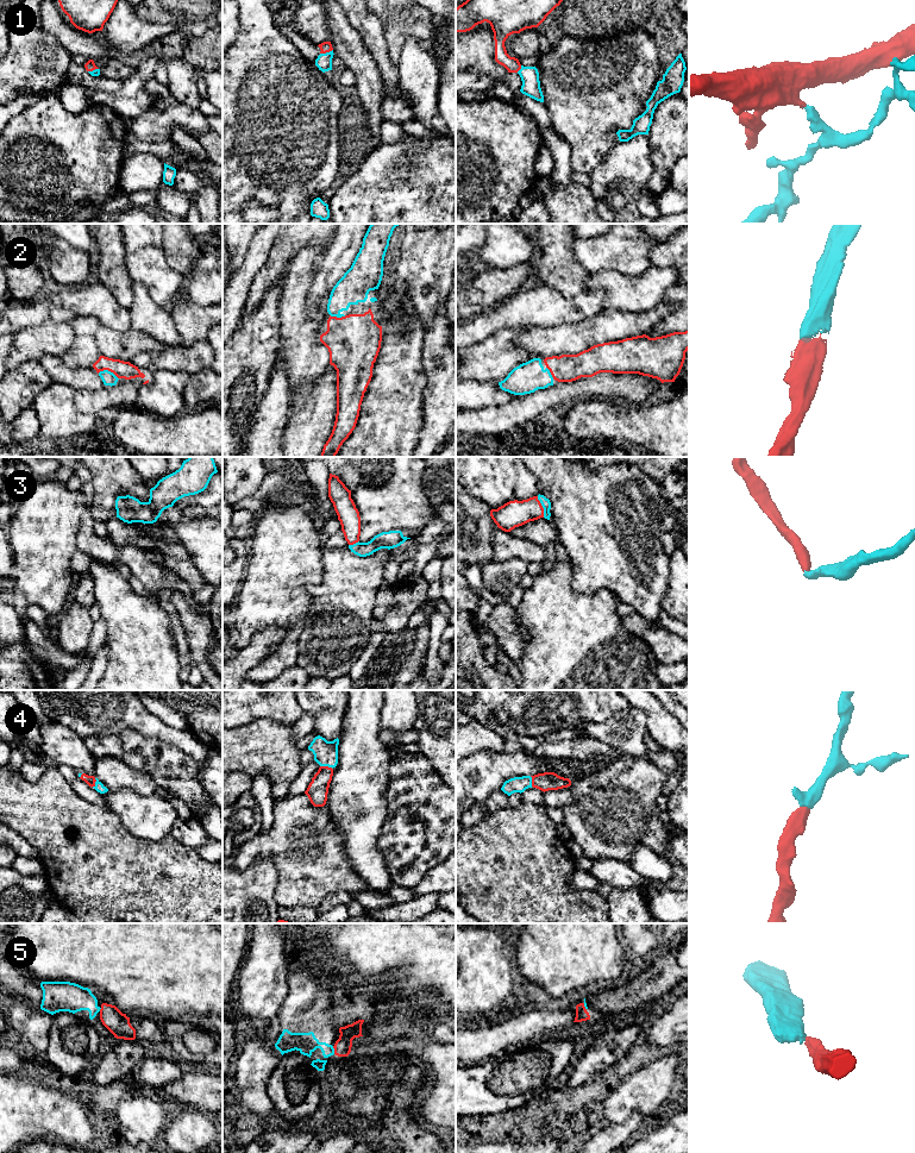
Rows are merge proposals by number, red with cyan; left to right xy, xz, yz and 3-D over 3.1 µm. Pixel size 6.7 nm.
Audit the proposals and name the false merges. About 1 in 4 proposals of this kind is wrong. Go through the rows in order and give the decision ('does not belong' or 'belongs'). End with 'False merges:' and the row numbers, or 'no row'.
1: belongs
2: belongs
3: belongs
4: belongs
5: does not belong
False merges: 5

